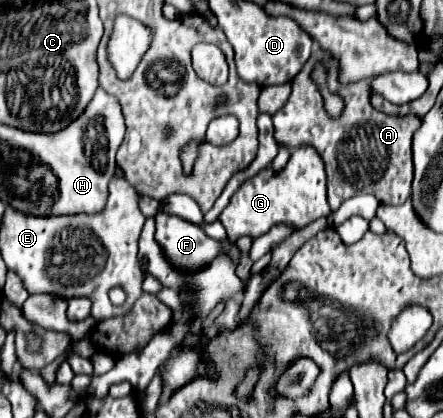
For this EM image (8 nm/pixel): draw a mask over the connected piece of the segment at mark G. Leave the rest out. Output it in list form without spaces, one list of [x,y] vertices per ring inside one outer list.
[[[298,147],[294,149],[288,165],[280,175],[274,175],[272,169],[264,169],[250,181],[246,181],[236,195],[232,197],[230,205],[222,211],[220,221],[226,229],[230,241],[236,241],[242,235],[262,237],[270,227],[278,223],[286,223],[294,229],[302,229],[318,217],[328,217],[332,213],[328,199],[326,199],[326,173],[324,163],[314,151],[314,147]]]

